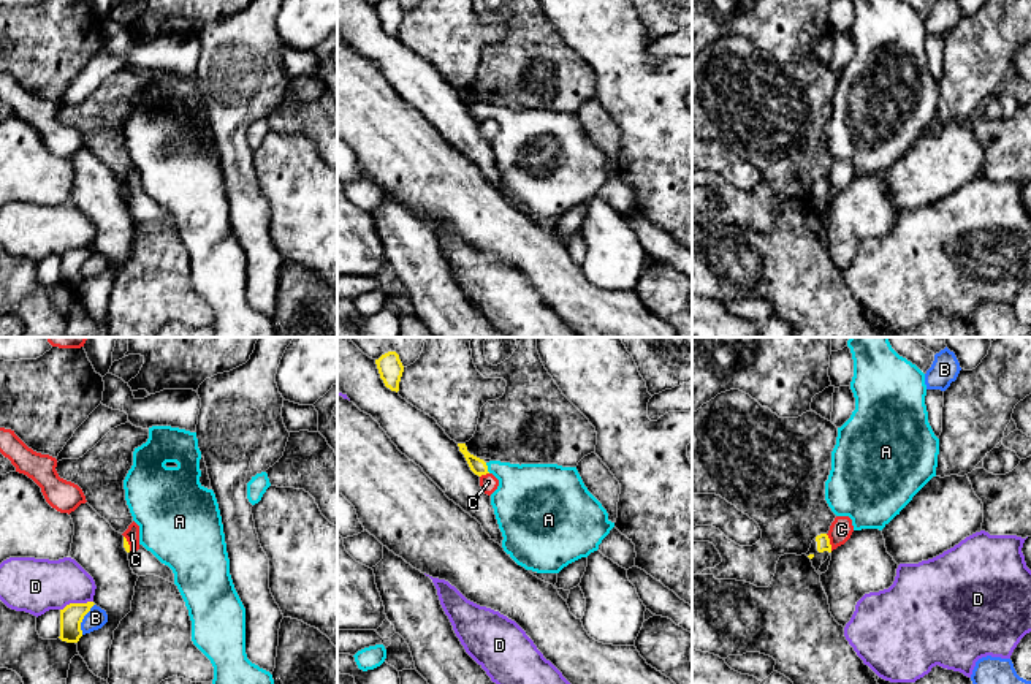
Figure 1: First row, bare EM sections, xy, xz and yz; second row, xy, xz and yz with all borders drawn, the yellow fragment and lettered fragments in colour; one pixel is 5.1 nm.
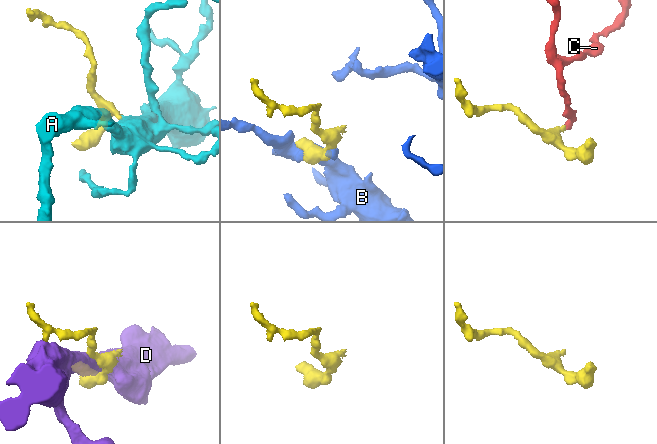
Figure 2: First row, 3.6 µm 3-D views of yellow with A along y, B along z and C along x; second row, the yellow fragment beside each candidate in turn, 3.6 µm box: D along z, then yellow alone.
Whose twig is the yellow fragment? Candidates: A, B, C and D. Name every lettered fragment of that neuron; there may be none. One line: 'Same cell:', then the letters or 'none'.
Same cell: A

